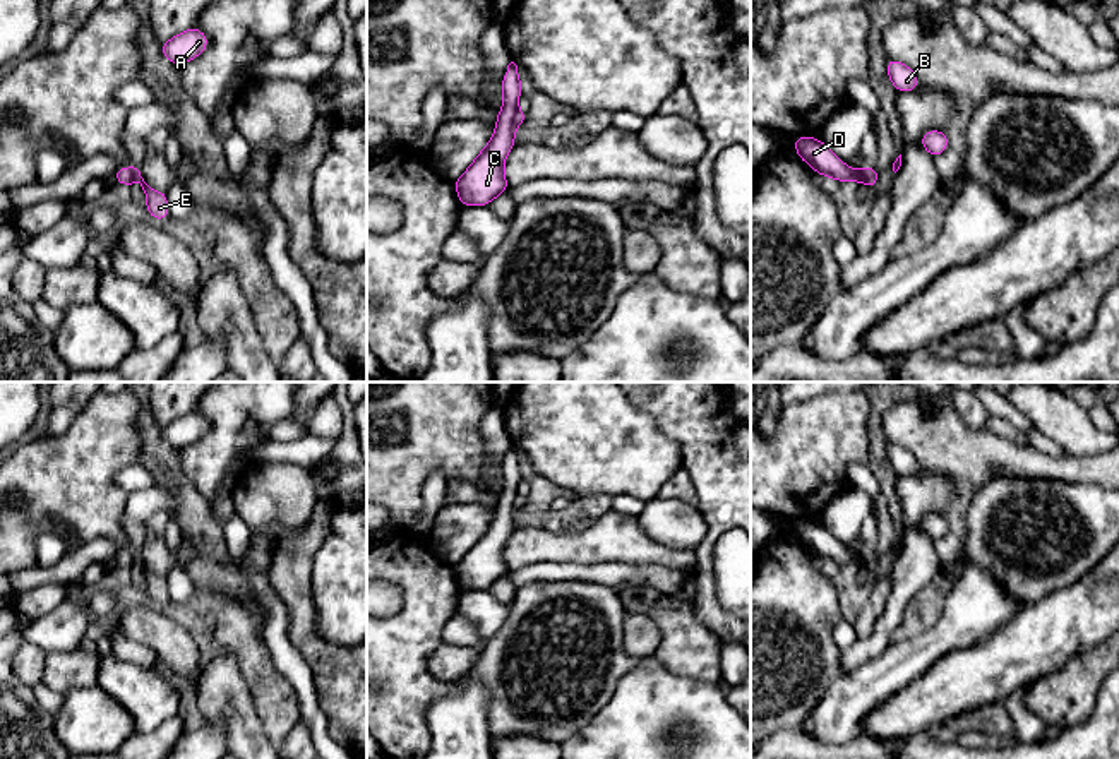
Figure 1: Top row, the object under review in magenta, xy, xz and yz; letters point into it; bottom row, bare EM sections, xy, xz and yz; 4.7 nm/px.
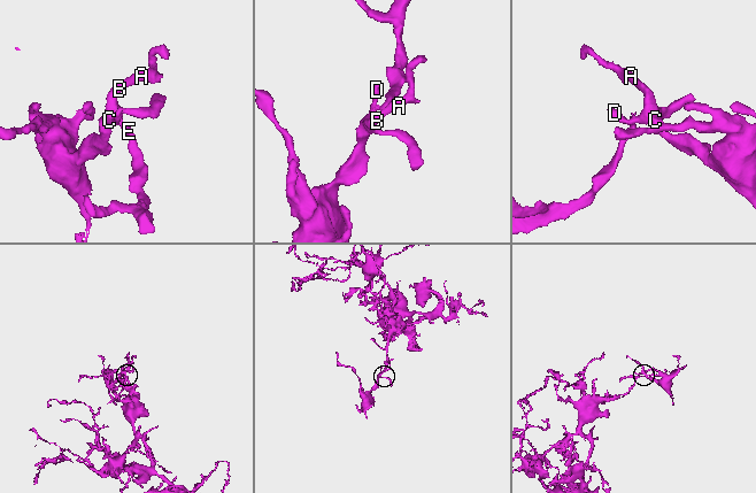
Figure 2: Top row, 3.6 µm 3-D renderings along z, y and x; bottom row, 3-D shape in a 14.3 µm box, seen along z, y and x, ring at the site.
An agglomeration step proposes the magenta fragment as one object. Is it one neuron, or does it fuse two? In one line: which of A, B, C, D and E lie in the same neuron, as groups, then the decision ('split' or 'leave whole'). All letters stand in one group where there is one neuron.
A B C D / E; split

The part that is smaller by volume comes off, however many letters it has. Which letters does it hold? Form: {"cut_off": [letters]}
{"cut_off": ["A", "B", "C", "D"]}

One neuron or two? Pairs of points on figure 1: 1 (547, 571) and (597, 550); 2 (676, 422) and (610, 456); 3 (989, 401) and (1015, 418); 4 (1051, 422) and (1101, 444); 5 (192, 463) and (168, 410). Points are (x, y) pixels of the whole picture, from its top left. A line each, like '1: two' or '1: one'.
1: two
2: two
3: one
4: one
5: two

